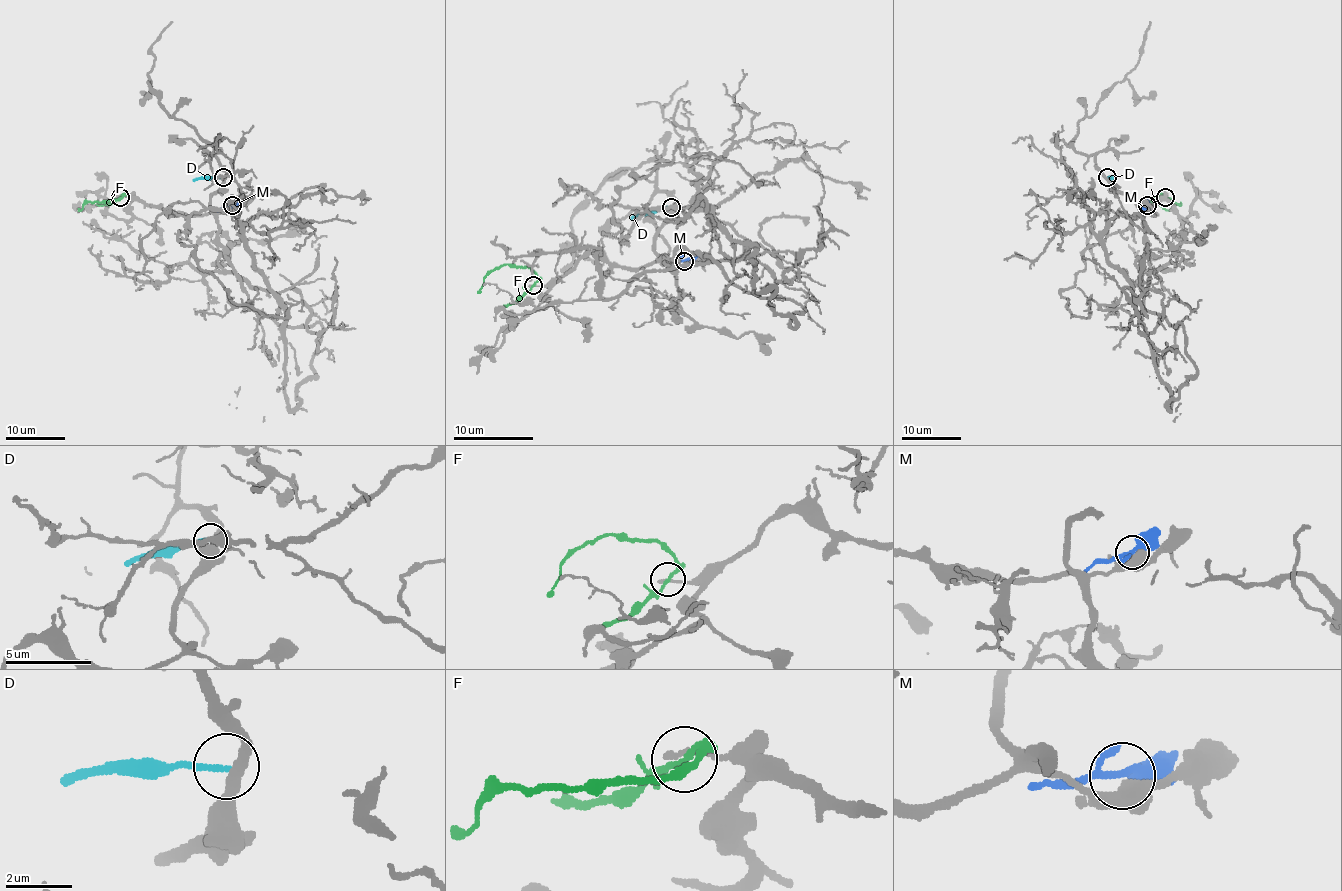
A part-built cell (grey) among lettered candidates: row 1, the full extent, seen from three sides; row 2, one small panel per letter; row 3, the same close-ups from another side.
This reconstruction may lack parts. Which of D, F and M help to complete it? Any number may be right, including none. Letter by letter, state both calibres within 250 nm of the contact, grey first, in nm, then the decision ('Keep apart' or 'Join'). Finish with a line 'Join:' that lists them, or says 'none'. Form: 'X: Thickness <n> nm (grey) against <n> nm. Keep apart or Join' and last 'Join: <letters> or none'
D: Thickness 320 nm (grey) against 140 nm. Keep apart
F: Thickness 190 nm (grey) against 160 nm. Keep apart
M: Thickness 380 nm (grey) against 240 nm. Keep apart
Join: none

